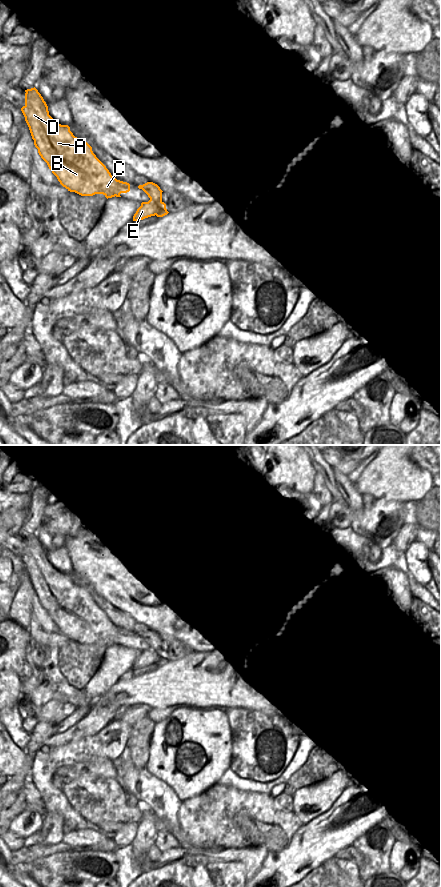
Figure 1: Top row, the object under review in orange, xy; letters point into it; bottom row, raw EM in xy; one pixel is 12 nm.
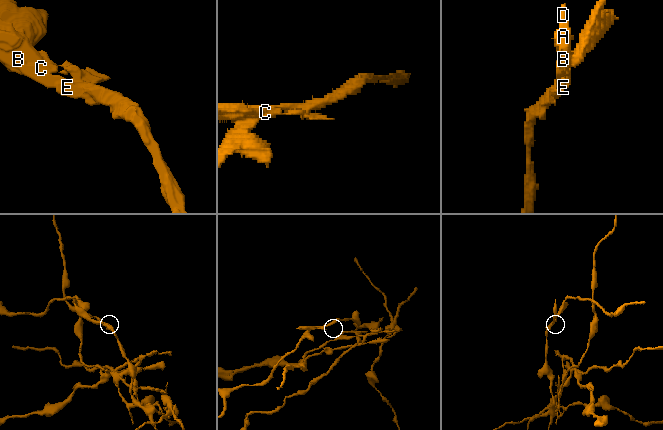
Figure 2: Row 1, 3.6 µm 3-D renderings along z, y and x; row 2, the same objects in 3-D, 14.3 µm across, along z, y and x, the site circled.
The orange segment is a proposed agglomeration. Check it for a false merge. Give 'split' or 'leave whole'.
split

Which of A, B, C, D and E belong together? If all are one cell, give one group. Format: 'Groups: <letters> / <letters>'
Groups: A B C D / E

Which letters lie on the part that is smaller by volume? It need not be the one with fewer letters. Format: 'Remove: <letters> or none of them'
Remove: A, B, C, D

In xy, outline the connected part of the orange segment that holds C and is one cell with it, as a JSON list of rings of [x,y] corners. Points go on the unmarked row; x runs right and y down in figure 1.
[[[35,535],[25,538],[25,540],[25,553],[21,556],[21,559],[39,603],[47,611],[60,632],[68,639],[81,644],[103,642],[107,647],[115,645],[113,643],[114,636],[118,628],[96,605],[92,595],[82,586],[75,585],[68,573],[58,572],[49,563],[48,554]]]

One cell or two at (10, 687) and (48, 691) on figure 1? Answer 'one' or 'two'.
two

